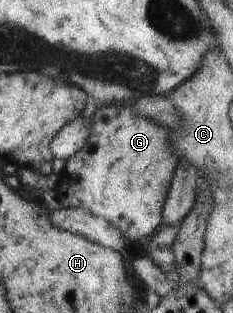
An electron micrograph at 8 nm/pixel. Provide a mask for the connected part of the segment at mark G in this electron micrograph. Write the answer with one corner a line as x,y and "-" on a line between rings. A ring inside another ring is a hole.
130,104
98,105
85,145
69,159
59,174
54,188
60,209
80,209
104,219
120,236
129,241
139,241
162,227
162,209
176,170
177,156
170,144
169,132
154,121
133,115

